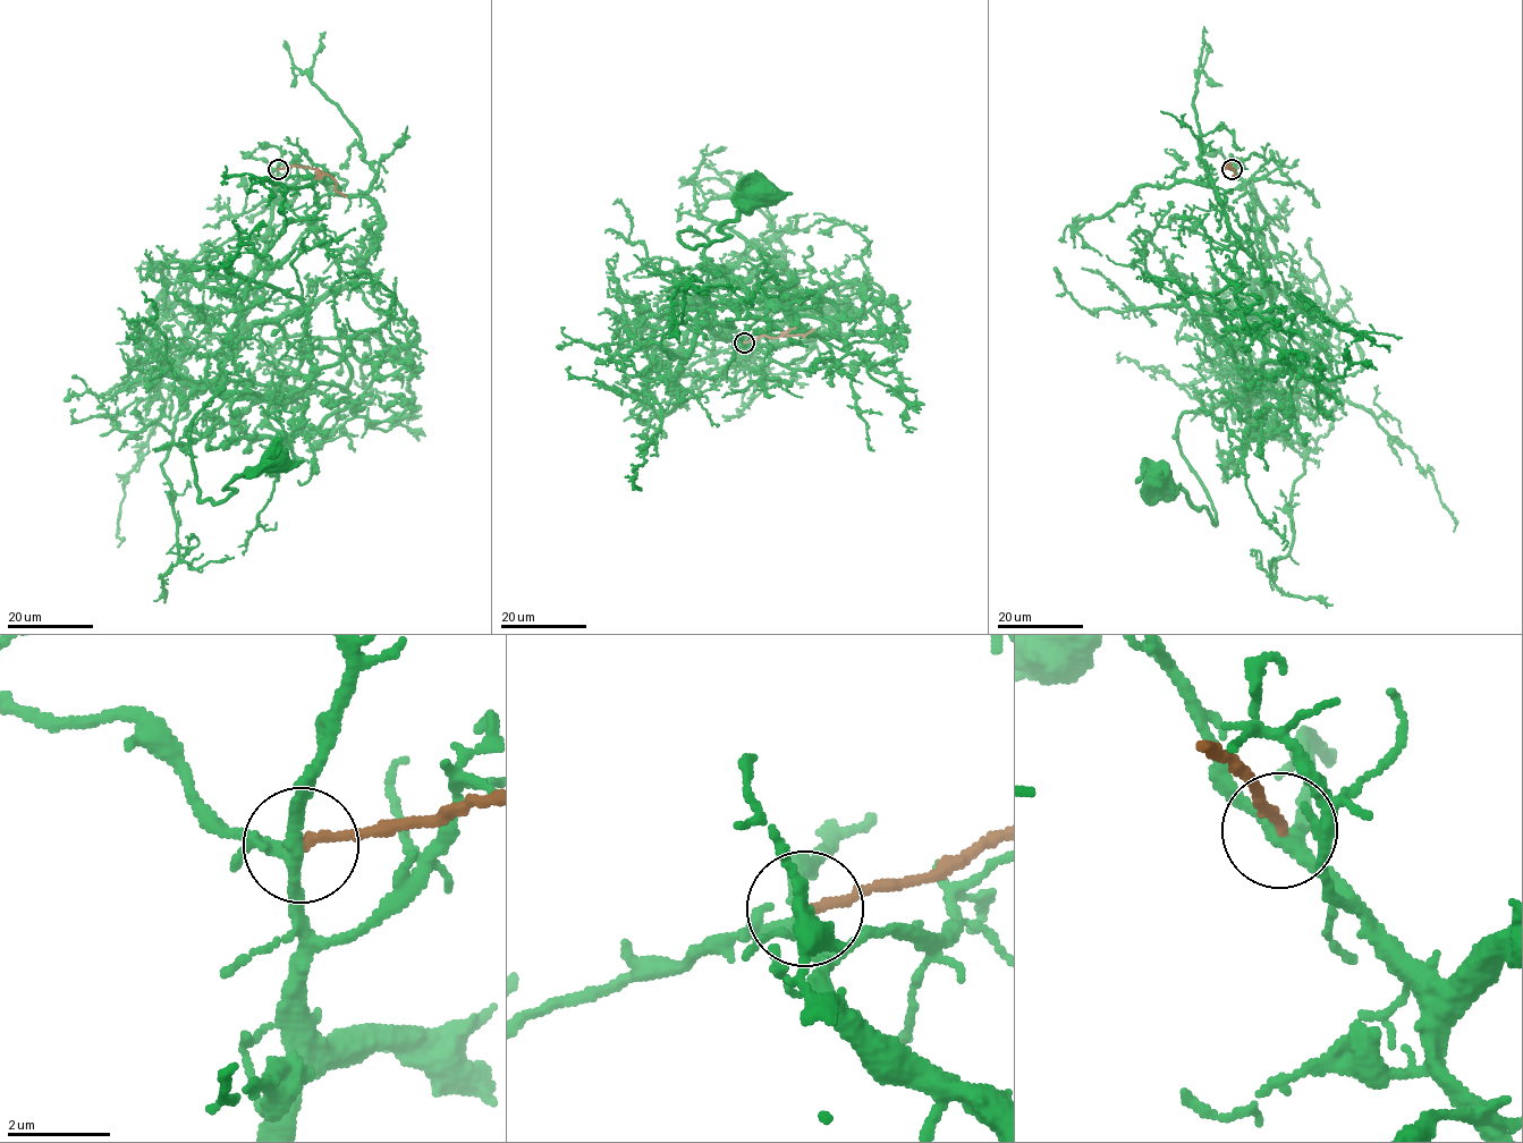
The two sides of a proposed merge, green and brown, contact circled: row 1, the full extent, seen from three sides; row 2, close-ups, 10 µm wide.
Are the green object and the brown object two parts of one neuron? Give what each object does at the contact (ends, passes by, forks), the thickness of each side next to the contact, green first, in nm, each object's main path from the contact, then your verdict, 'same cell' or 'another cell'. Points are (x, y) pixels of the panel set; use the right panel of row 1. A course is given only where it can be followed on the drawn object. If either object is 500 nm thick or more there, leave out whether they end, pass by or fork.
green forks; brown ends; calibres 220 and 180 nm; course green (1232, 169), (1267, 254), (1262, 383), (1178, 420), (1176, 441), (1217, 522), (1158, 473); course brown (1232, 169), (1227, 160), (1235, 175), (1230, 179); another cell

